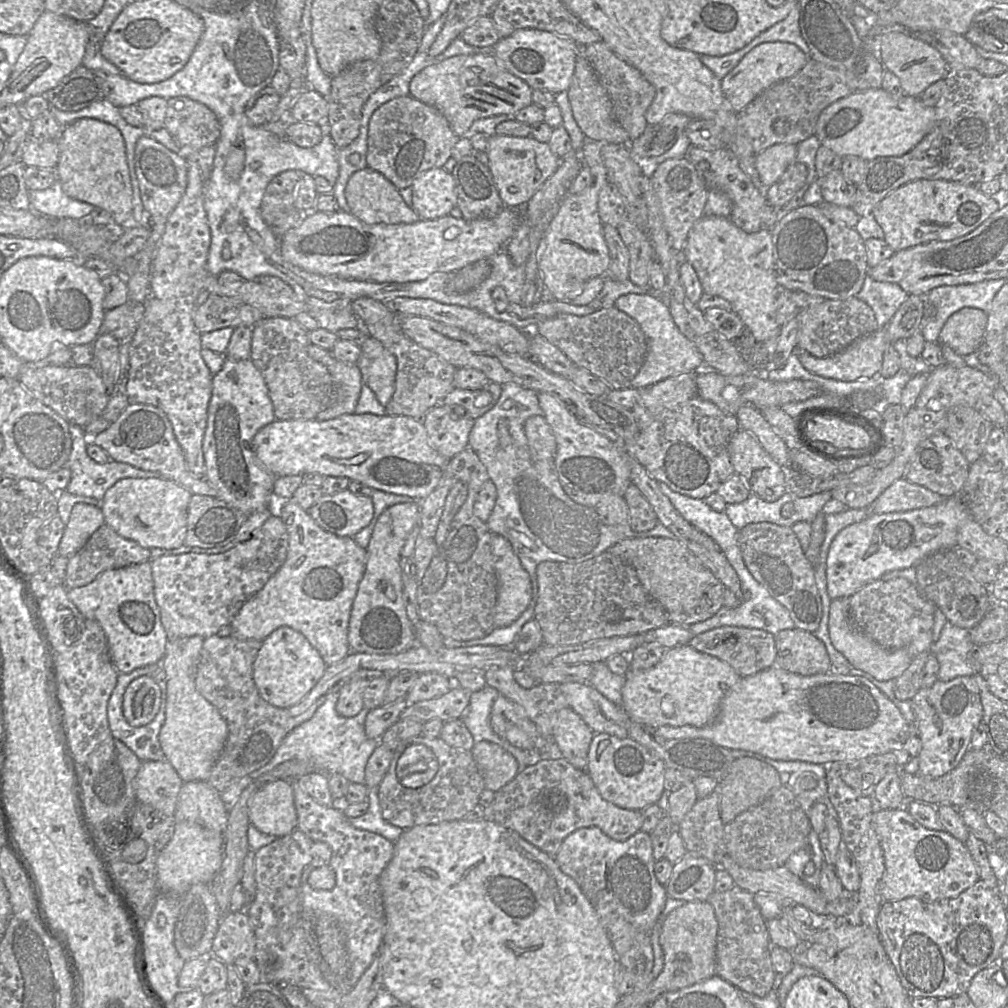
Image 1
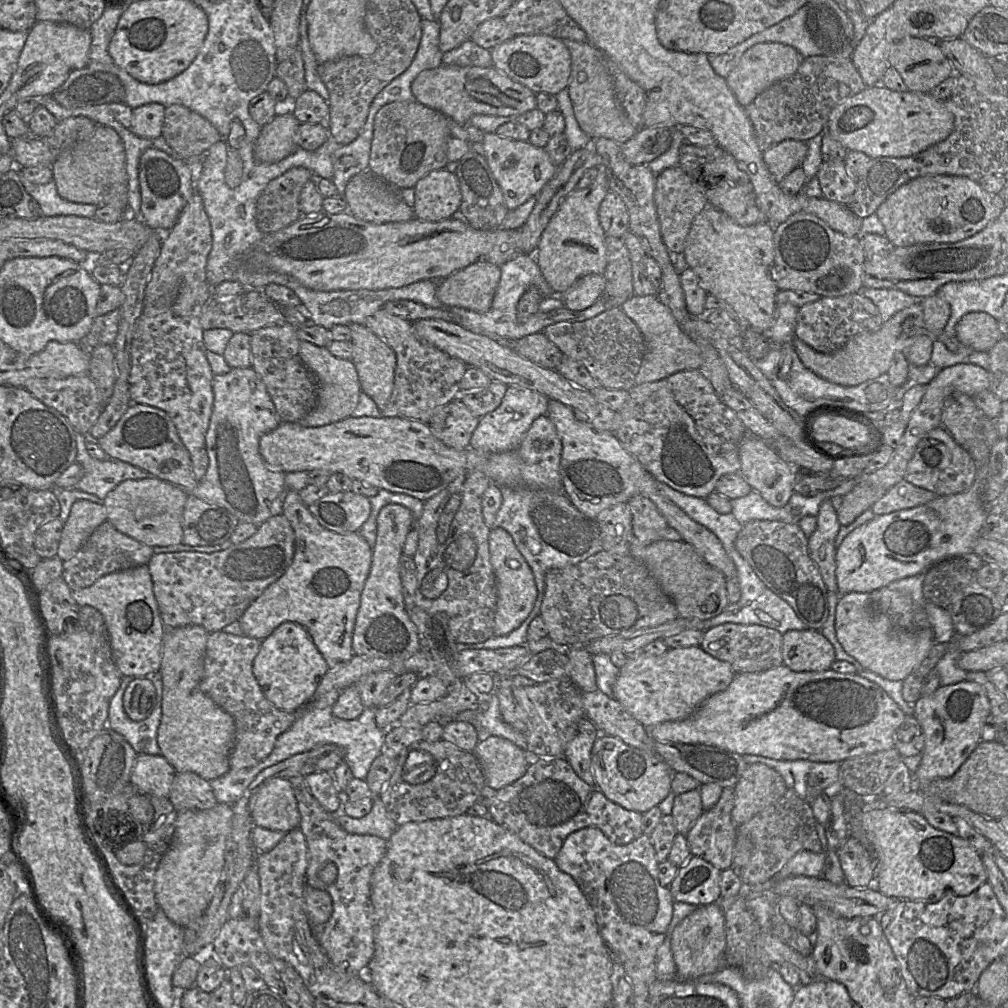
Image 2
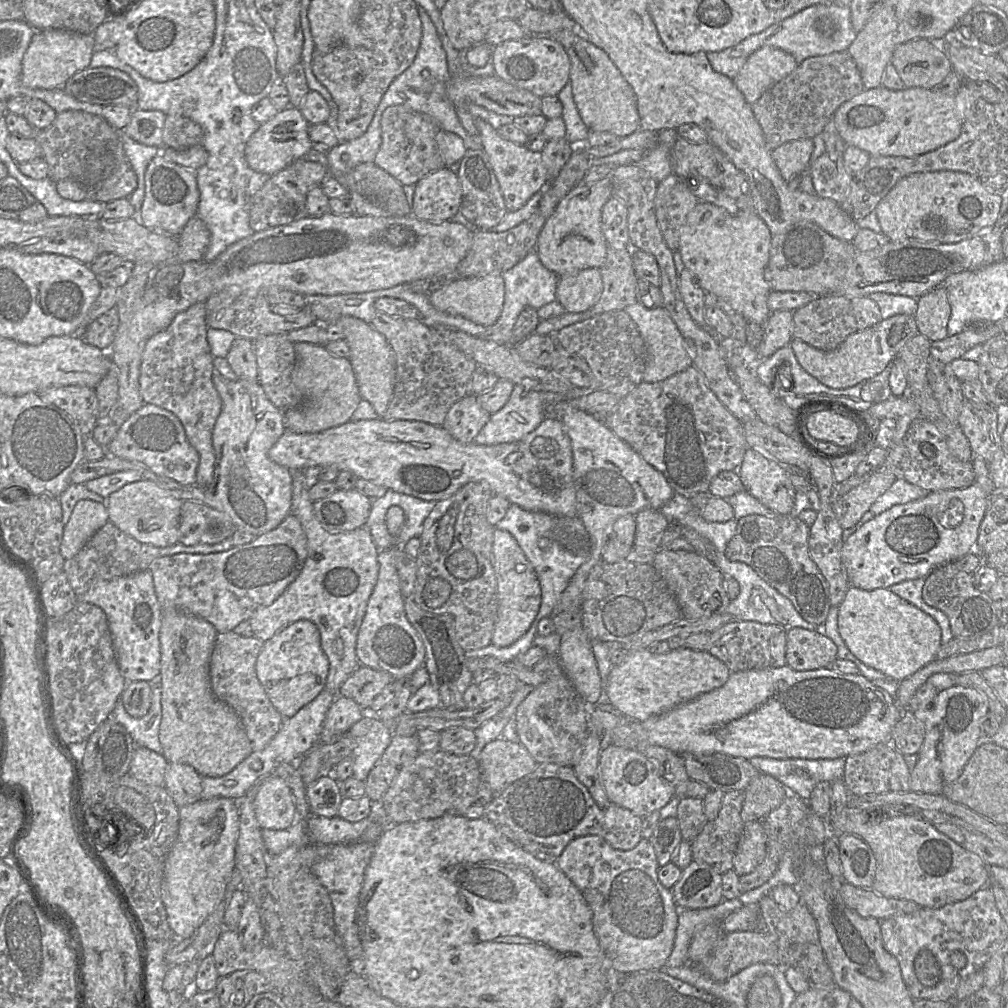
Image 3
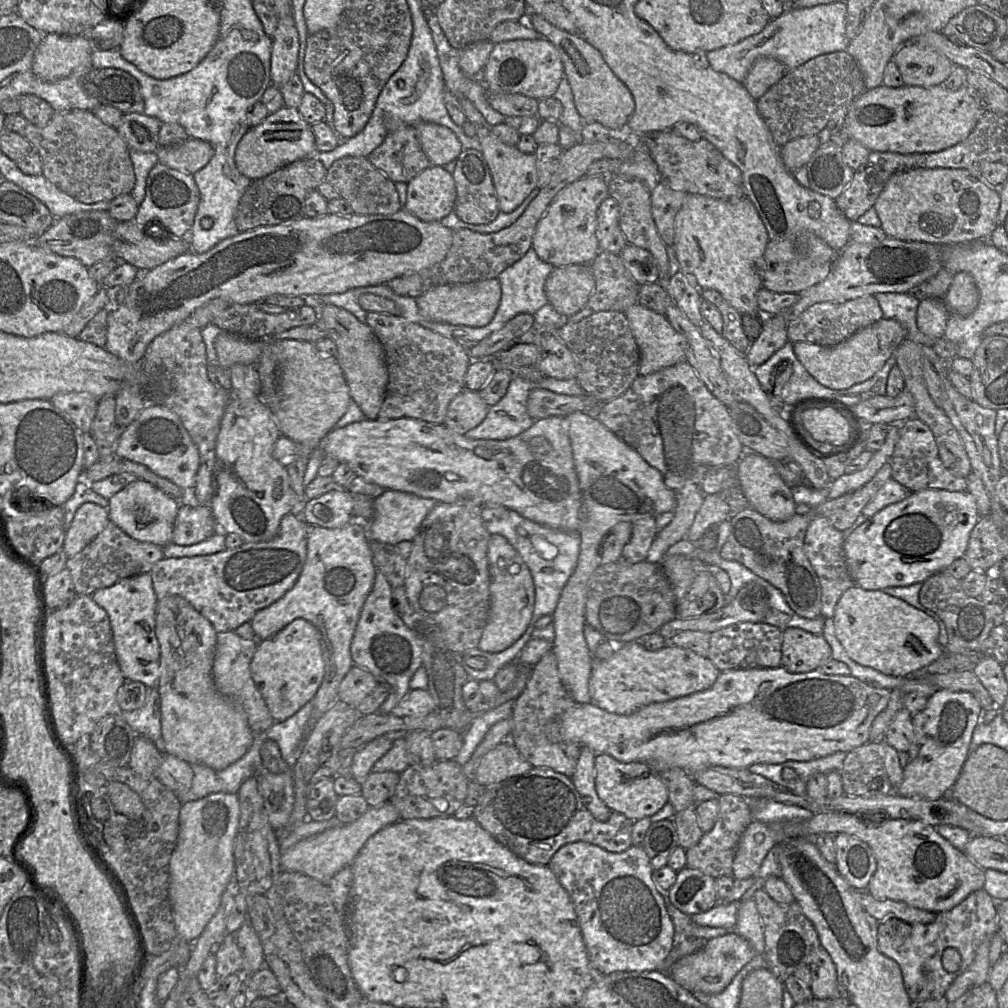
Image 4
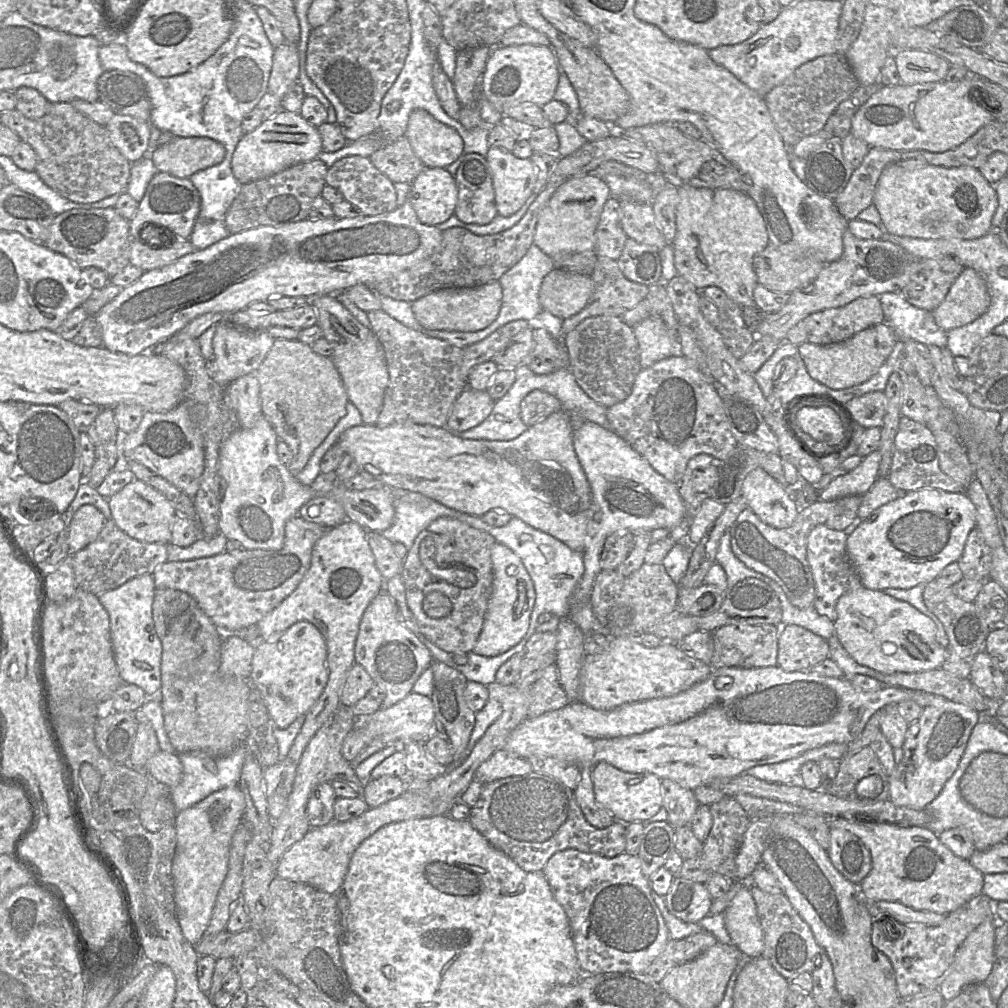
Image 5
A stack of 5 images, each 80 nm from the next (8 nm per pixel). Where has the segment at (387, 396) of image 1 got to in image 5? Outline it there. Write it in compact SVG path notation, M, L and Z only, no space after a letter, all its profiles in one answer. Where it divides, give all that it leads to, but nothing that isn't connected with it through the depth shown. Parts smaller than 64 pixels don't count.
M334 294L317 296L310 300L318 314L317 324L333 348L331 360L346 388L348 399L359 410L362 424L375 425L389 383L384 349L371 330L362 325Z

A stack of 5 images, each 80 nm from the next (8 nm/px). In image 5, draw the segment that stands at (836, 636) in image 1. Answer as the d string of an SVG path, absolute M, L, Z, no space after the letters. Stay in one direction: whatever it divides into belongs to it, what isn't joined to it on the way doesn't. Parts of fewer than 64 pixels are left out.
M861 587L840 597L836 611L835 635L859 665L890 675L934 670L945 662L946 649L937 642L935 623L907 602Z

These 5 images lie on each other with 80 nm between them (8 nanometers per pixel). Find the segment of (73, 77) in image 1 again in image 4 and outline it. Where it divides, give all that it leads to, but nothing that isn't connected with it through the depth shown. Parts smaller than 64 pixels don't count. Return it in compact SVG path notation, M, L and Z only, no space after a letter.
M117 68L92 69L82 78L82 88L90 96L95 98L99 105L112 106L123 114L143 113L144 99L140 84L135 77Z

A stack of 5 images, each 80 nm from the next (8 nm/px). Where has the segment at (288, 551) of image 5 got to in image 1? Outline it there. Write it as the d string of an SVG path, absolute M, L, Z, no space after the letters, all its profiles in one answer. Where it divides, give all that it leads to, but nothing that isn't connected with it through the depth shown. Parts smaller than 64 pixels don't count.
M271 516L248 540L236 544L224 553L216 555L184 553L151 559L154 598L168 640L192 636L208 638L216 635L222 626L229 625L245 602L260 591L284 564L288 553L288 541L287 529L280 516Z

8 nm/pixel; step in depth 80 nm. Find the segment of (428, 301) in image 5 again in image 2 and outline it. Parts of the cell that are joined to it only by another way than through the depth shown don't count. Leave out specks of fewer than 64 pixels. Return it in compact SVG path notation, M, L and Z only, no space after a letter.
M479 259L438 283L437 299L444 307L486 313L492 307L500 280L500 267Z

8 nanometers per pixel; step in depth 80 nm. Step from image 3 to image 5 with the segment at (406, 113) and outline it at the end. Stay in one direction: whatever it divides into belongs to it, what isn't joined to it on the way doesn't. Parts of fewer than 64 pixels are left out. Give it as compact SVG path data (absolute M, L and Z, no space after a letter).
M405 136L373 152L371 163L393 183L409 183L425 168Z

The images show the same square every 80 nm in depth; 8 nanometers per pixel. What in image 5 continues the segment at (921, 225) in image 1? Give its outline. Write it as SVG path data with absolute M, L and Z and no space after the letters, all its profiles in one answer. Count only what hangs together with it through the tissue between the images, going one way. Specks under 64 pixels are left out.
M895 163L881 172L877 181L873 205L880 214L885 233L922 239L977 239L992 230L992 217L998 206L994 185L988 183L979 170L971 166L942 167L926 163Z

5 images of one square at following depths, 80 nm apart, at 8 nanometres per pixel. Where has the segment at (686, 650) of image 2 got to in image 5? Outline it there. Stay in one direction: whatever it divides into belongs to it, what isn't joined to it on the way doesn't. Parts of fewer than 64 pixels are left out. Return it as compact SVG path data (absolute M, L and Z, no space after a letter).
M639 637L611 638L610 645L606 651L604 651L601 654L596 654L596 655L587 654L585 656L581 670L580 670L580 701L572 701L572 702L583 702L594 709L608 711L608 710L612 710L626 703L676 695L690 688L694 684L706 679L710 675L712 670L713 670L713 667L710 664L707 664L697 659L692 654L686 652L685 650L679 647L678 643L663 641L659 646L654 647L654 648L649 648L649 647L644 646L639 641Z

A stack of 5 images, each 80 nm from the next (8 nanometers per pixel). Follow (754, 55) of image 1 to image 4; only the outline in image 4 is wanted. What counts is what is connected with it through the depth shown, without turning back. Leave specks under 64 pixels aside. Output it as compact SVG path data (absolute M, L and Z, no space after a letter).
M760 57L754 61L742 84L753 99L758 100L786 73L786 67L777 59Z

